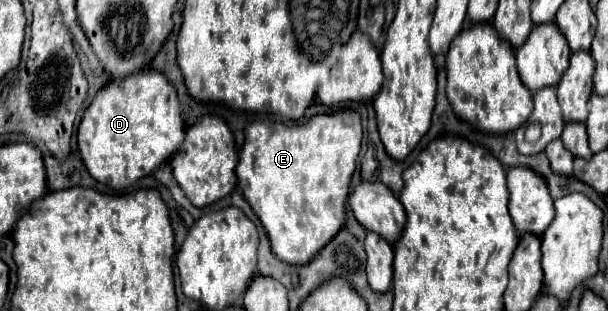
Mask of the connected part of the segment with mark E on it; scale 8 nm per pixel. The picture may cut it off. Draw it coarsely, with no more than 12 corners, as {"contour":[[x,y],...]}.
{"contour":[[354,110],[254,122],[238,186],[286,264],[344,228]]}

